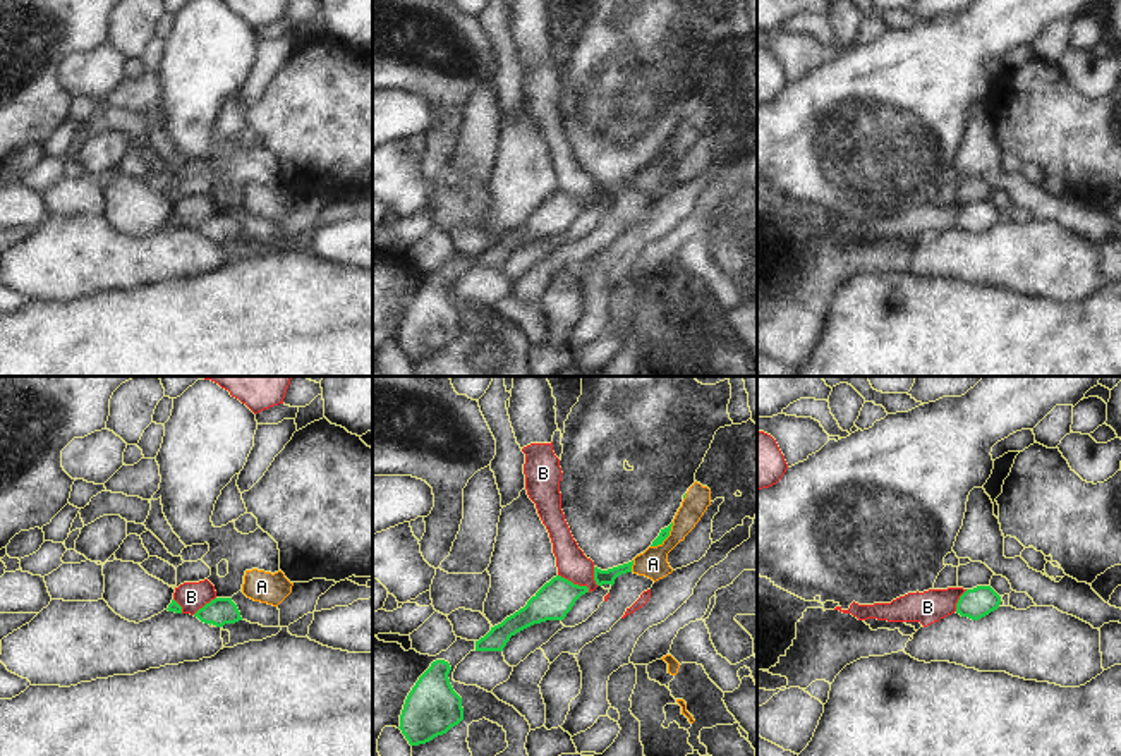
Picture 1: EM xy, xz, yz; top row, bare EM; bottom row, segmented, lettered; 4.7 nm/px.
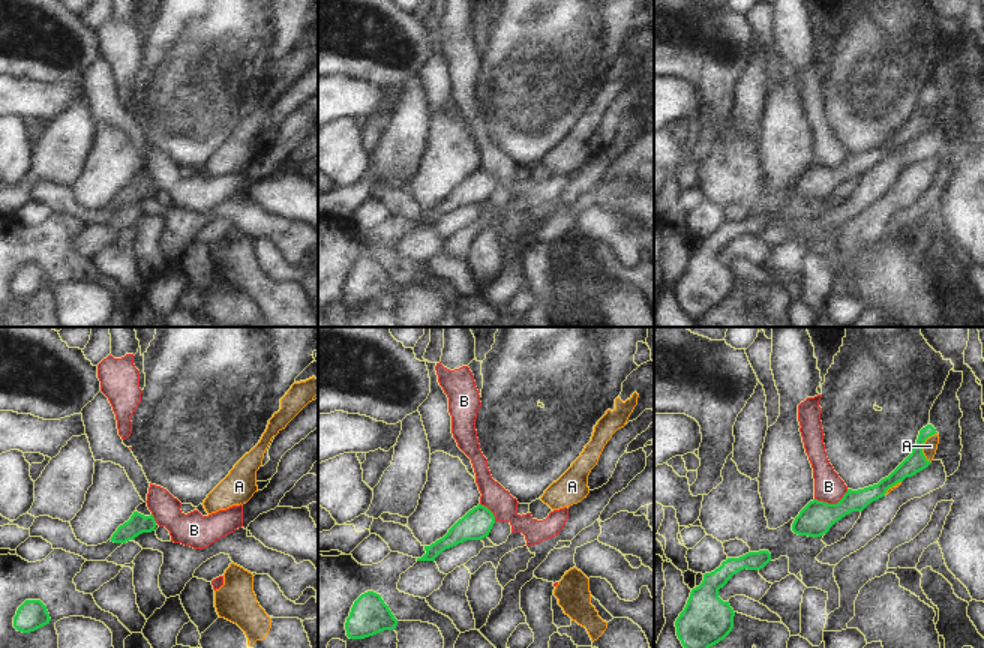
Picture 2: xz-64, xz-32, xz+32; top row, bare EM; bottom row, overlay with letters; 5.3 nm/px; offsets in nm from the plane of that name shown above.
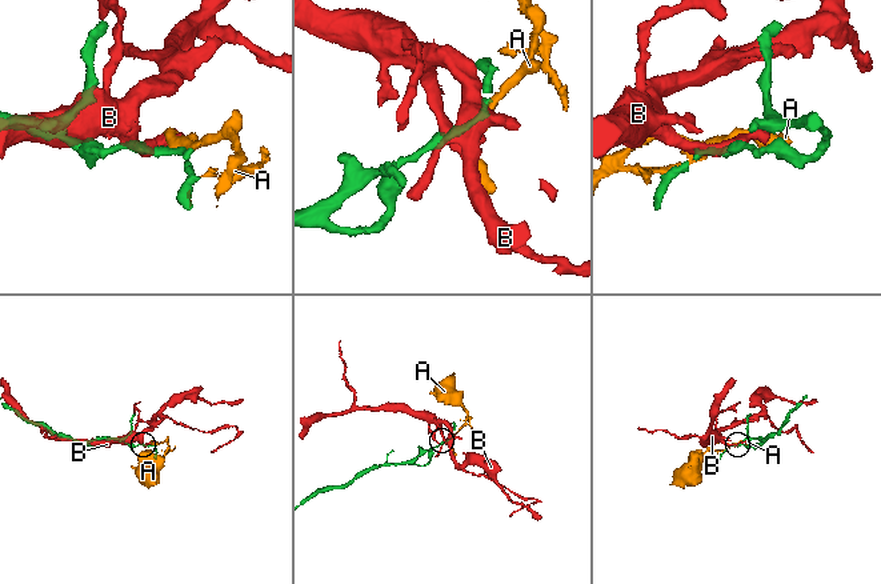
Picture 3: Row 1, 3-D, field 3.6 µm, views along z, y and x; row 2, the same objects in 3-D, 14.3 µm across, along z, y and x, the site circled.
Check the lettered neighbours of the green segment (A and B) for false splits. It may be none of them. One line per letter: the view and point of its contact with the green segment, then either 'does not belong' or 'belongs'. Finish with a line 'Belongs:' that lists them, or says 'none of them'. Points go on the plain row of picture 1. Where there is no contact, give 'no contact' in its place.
A: xz (665, 153) | does not belong
B: xz (575, 200) | does not belong
Belongs: none of them

